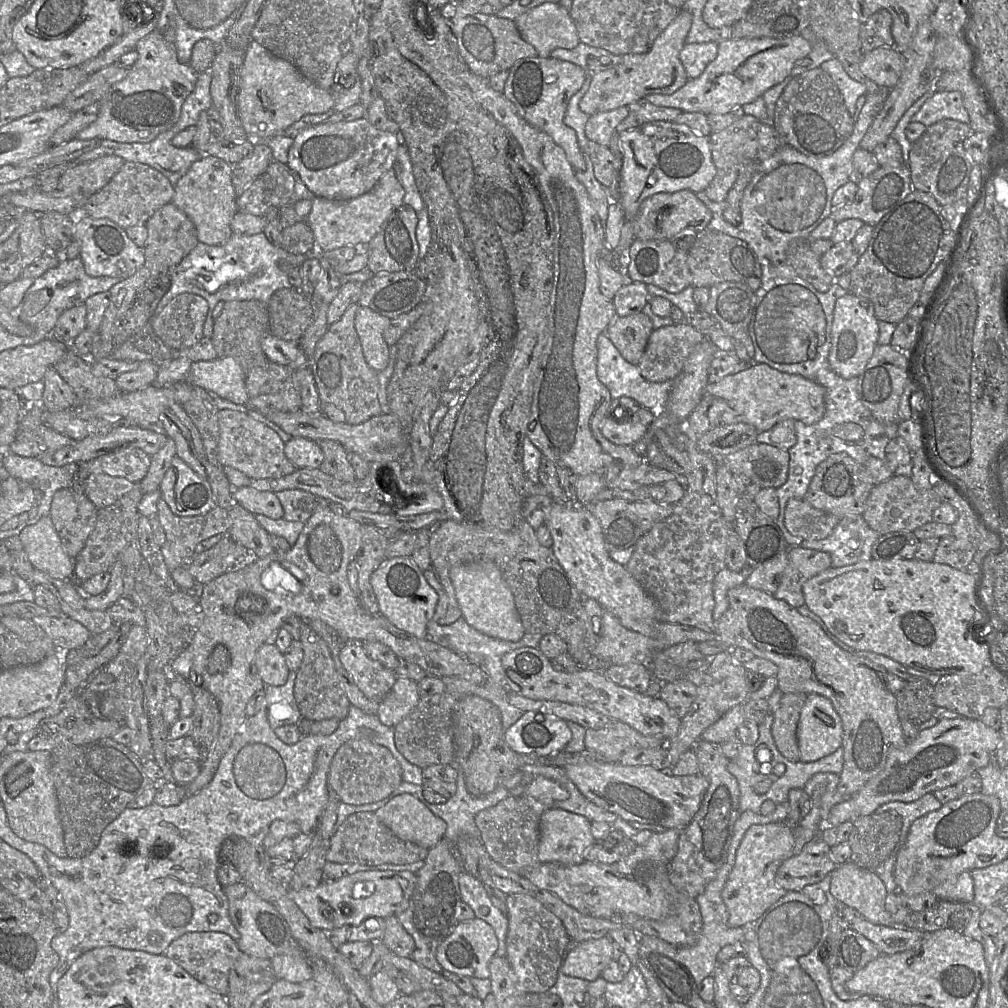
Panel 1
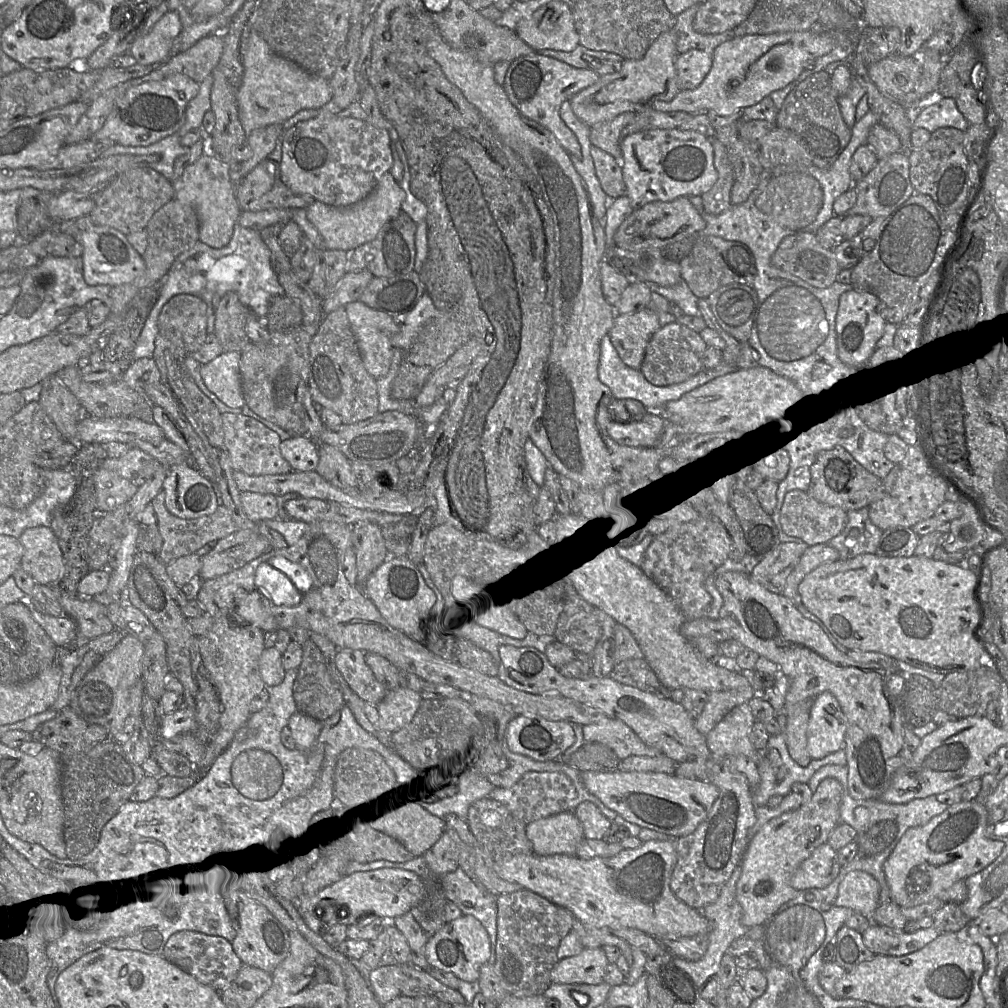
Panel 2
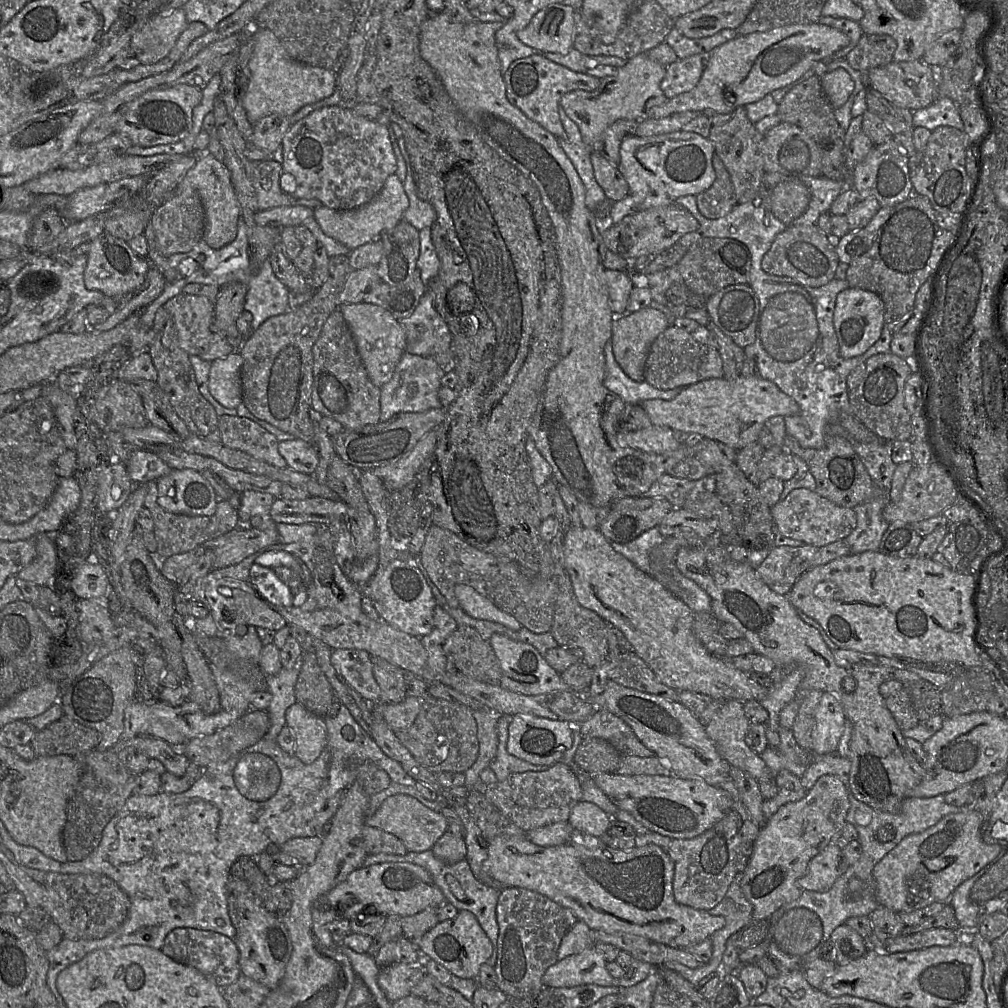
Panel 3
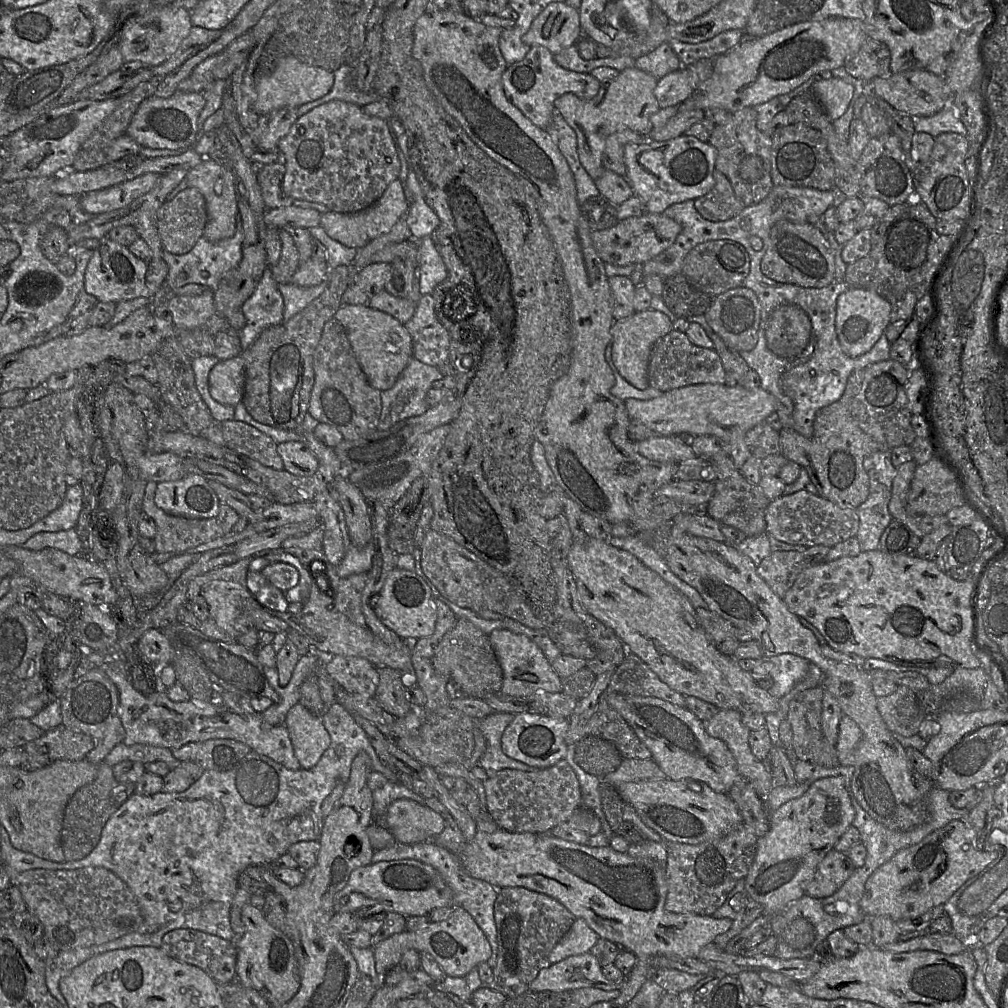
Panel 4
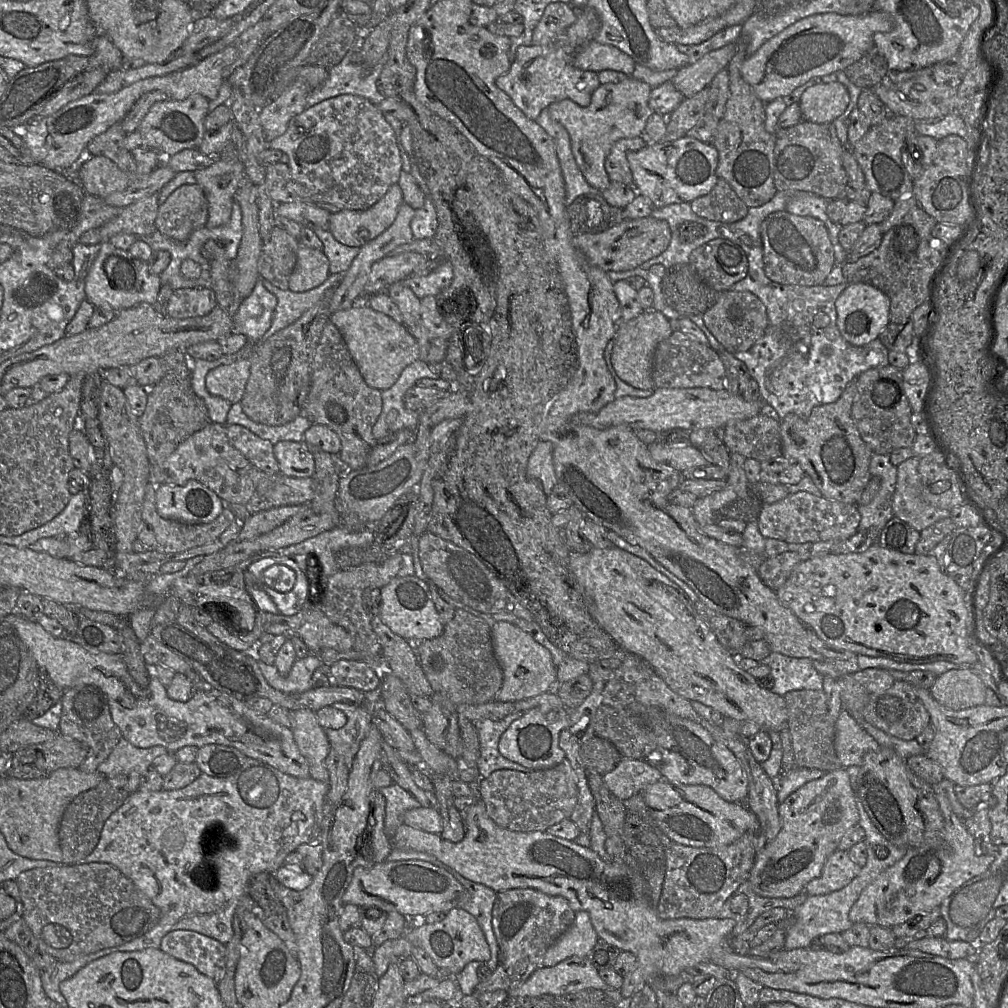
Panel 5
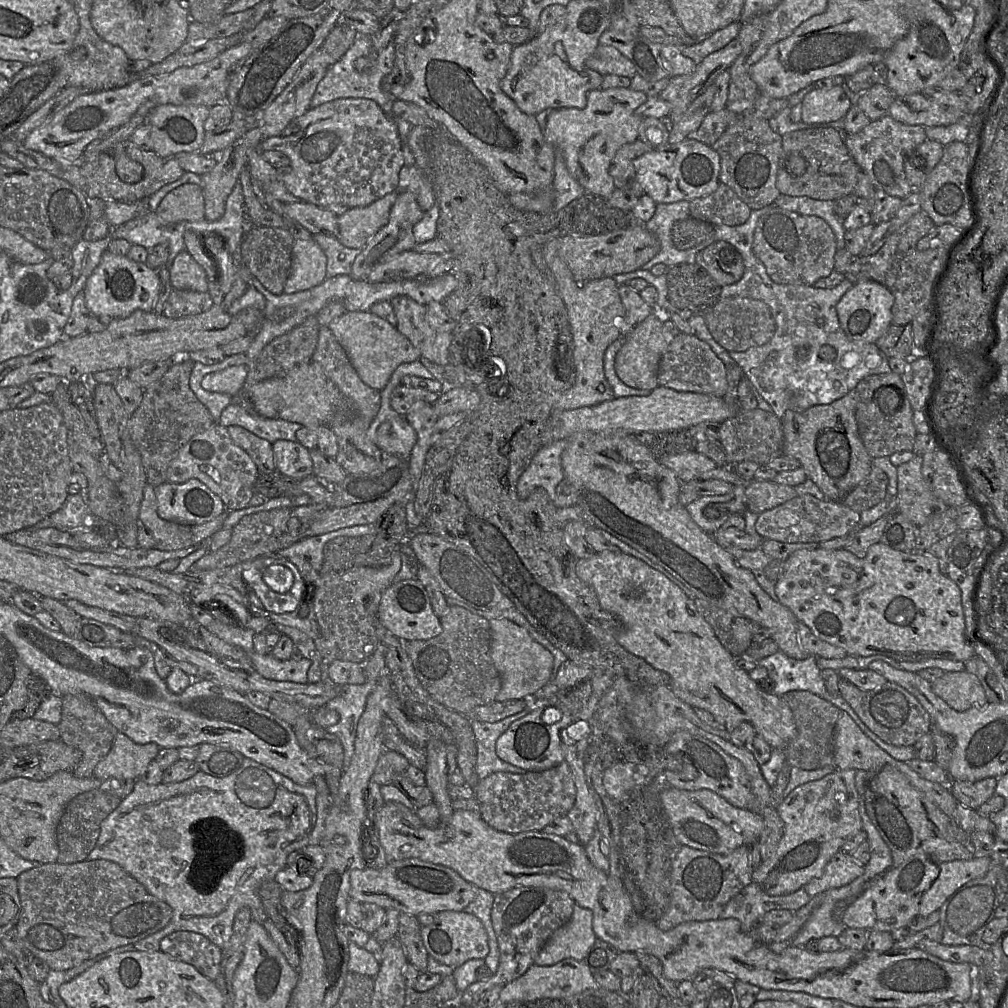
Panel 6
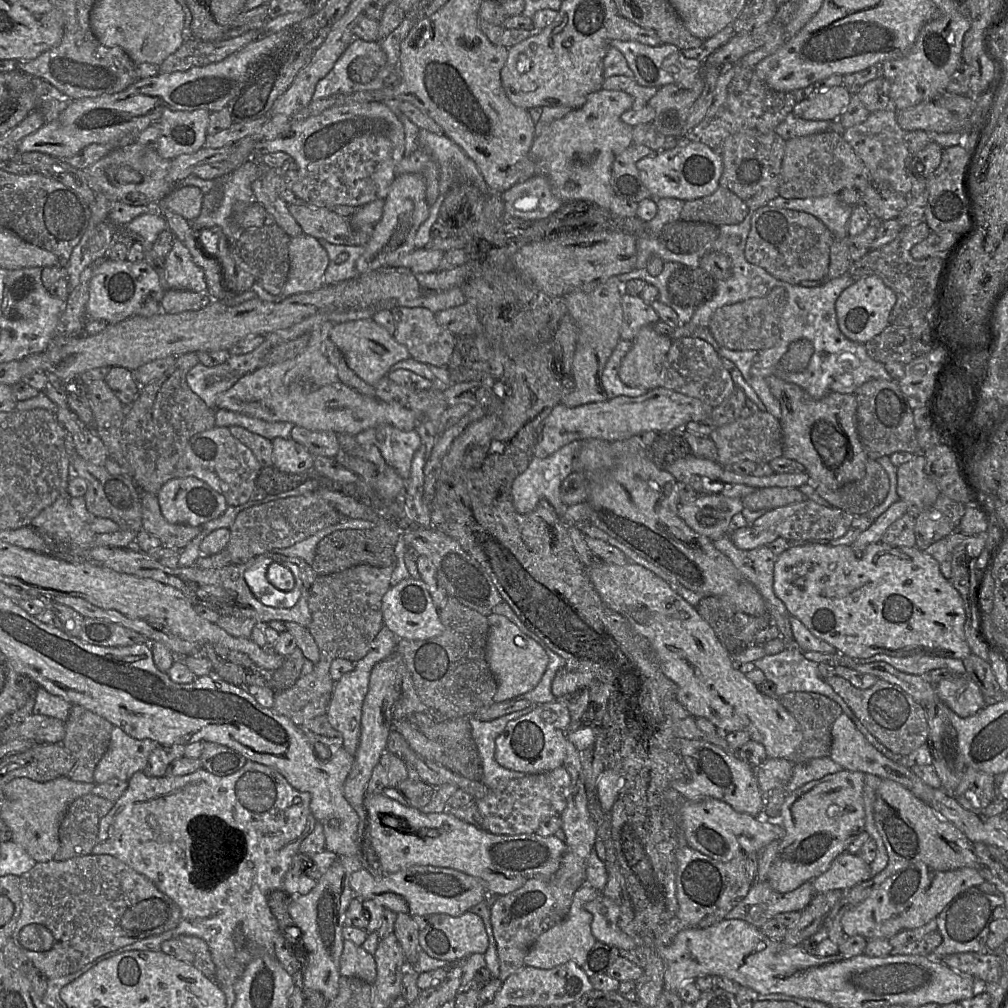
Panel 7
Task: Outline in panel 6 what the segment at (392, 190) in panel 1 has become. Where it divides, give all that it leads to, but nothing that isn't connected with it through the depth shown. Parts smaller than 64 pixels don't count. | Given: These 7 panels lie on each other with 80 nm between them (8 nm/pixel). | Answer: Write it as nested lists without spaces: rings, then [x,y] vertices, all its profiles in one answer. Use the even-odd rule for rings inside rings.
[[[395,190],[367,206],[349,208],[338,216],[338,240],[348,248],[363,249],[367,241],[389,221],[390,210],[400,192]]]

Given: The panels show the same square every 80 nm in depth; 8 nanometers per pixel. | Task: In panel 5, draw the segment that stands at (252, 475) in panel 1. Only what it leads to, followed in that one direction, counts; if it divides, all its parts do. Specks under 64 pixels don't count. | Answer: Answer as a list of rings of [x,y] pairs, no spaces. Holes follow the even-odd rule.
[[[225,425],[230,444],[239,450],[257,469],[267,474],[279,473],[274,445],[241,425]]]

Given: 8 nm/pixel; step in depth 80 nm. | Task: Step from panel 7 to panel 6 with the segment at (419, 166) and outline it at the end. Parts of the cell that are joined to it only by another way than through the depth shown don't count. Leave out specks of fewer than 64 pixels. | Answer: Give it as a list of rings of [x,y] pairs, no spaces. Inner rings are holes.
[[[404,165],[399,172],[399,192],[414,194],[420,208],[425,212],[436,201],[435,192],[428,176],[418,166]]]

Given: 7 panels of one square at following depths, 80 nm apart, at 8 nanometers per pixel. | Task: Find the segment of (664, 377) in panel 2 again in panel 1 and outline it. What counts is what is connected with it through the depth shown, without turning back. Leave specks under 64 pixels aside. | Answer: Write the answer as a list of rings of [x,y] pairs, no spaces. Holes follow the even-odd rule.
[[[673,323],[654,329],[638,367],[650,382],[673,380],[705,335],[687,323]]]

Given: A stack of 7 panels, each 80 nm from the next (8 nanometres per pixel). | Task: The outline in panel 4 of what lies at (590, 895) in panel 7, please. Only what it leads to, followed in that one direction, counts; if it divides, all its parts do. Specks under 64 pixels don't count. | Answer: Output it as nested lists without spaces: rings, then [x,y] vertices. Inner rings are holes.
[[[576,918],[569,931],[551,950],[549,962],[555,964],[569,956],[589,952],[599,938],[583,918]]]

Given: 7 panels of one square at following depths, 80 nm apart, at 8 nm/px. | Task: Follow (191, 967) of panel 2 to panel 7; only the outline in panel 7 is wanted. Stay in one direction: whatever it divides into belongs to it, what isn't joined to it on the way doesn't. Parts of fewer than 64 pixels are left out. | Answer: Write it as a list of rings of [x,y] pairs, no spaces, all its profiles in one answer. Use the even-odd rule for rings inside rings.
[[[178,935],[165,941],[161,952],[186,962],[208,979],[214,979],[216,968],[206,942],[196,936]]]

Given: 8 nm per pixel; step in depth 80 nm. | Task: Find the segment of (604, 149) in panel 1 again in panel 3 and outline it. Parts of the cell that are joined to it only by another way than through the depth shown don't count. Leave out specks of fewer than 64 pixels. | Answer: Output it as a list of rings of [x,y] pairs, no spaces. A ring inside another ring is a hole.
[[[594,150],[591,151],[591,163],[595,180],[607,199],[617,202],[630,195],[629,186],[618,166],[611,164]]]

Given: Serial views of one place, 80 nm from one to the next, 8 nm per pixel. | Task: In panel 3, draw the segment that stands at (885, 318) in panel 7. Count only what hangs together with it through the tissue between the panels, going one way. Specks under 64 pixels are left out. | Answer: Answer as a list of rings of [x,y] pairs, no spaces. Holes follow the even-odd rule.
[[[849,287],[837,295],[833,322],[841,356],[846,359],[860,356],[880,338],[886,324],[884,302],[872,291]]]

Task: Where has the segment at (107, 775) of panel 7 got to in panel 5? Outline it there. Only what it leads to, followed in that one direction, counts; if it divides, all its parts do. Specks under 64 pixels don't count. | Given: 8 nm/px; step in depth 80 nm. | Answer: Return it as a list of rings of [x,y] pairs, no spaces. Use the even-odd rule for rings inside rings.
[[[122,737],[110,755],[98,766],[98,772],[111,777],[116,774],[137,772],[143,775],[155,758],[169,751],[163,746],[140,748]]]

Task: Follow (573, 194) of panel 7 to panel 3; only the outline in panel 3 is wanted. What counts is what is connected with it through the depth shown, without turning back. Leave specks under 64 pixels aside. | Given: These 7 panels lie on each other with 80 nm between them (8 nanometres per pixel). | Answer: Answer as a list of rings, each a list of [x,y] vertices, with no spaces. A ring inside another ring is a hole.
[[[640,53],[618,68],[615,76],[600,79],[600,85],[594,91],[574,90],[560,99],[560,106],[566,115],[574,121],[581,133],[583,142],[593,150],[593,146],[603,132],[620,119],[640,121],[649,117],[653,107],[667,102],[661,90],[661,82],[666,74],[666,66]]]

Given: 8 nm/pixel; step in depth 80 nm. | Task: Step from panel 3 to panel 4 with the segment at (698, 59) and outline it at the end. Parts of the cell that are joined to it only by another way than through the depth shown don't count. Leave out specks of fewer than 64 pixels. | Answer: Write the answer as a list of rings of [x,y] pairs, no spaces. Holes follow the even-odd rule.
[[[683,66],[658,80],[654,95],[660,108],[677,106],[690,97],[697,87],[697,74],[688,66]]]

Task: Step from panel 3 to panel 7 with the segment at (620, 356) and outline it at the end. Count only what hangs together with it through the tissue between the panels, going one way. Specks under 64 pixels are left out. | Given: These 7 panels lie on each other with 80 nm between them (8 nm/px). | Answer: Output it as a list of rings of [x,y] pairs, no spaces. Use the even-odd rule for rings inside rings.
[[[653,325],[643,326],[633,339],[633,346],[622,359],[619,368],[620,380],[627,386],[652,390],[664,387],[664,363],[673,343],[671,337],[657,333]]]

